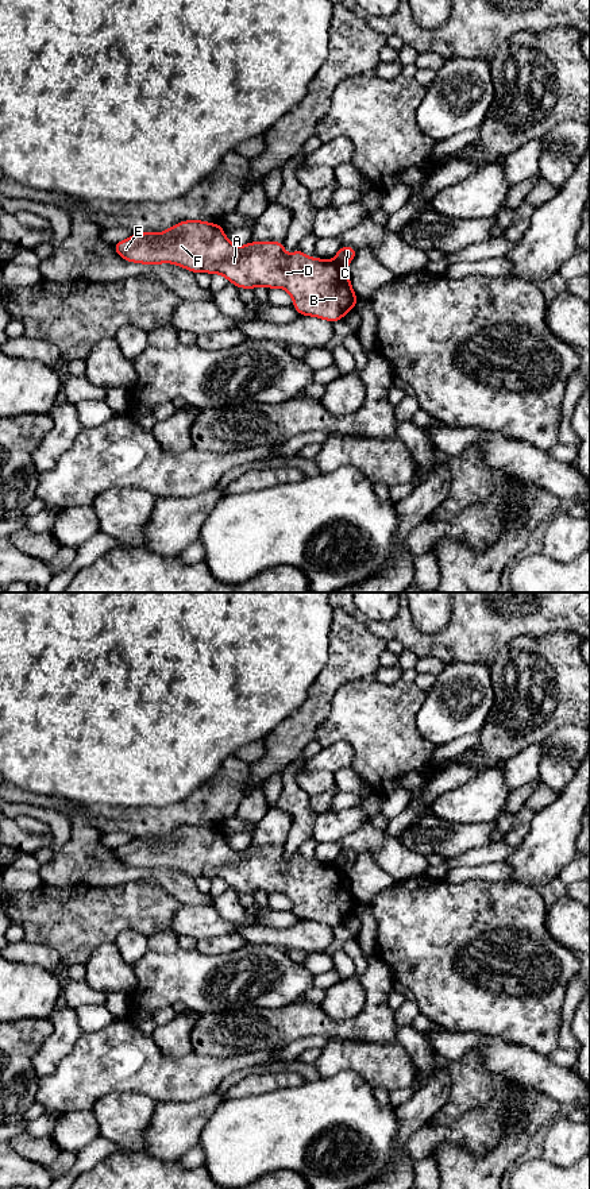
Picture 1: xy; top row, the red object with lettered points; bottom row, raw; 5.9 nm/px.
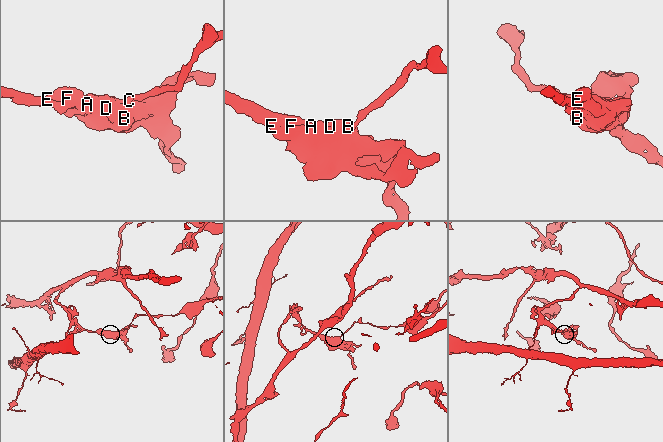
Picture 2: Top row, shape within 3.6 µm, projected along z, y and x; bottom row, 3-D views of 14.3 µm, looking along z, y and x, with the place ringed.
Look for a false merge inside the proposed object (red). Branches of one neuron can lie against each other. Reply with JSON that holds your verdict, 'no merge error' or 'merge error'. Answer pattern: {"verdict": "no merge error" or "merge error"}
{"verdict": "merge error"}

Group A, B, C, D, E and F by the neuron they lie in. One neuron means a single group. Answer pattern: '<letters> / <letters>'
A B D E F / C

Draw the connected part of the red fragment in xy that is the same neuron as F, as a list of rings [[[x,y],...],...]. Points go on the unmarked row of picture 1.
[[[184,825],[167,834],[132,838],[112,852],[122,864],[131,868],[150,870],[171,868],[193,879],[200,876],[211,880],[221,879],[239,893],[252,895],[257,891],[269,895],[284,893],[292,900],[292,911],[298,919],[323,923],[331,929],[344,923],[358,907],[347,873],[335,865],[308,861],[300,853],[286,861],[284,845],[265,848],[251,845],[238,852],[227,844],[223,831],[216,827]]]

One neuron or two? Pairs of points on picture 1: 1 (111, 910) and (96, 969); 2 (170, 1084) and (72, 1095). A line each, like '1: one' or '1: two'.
1: two
2: one

